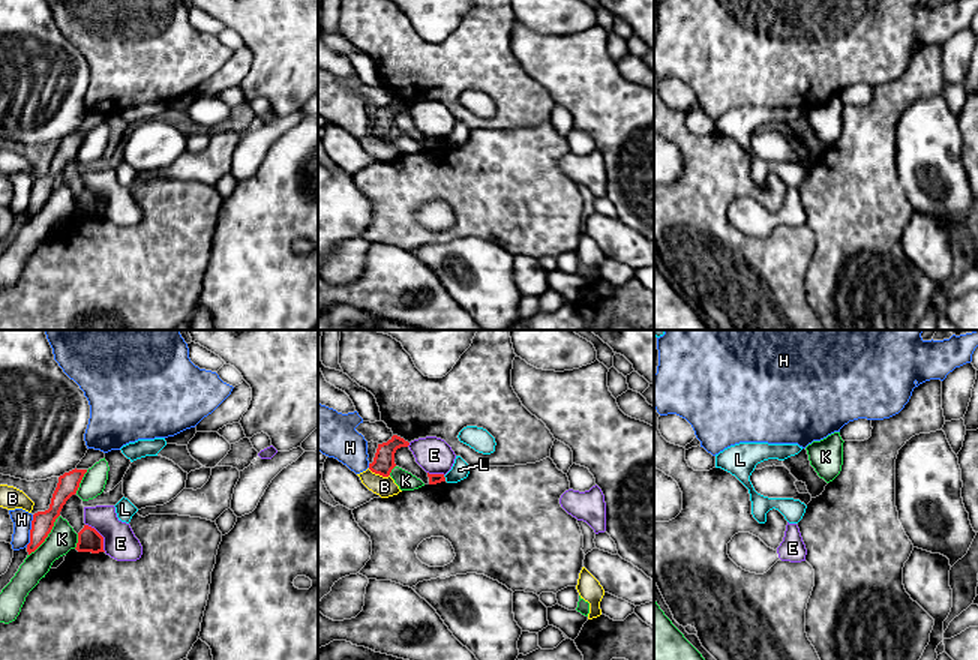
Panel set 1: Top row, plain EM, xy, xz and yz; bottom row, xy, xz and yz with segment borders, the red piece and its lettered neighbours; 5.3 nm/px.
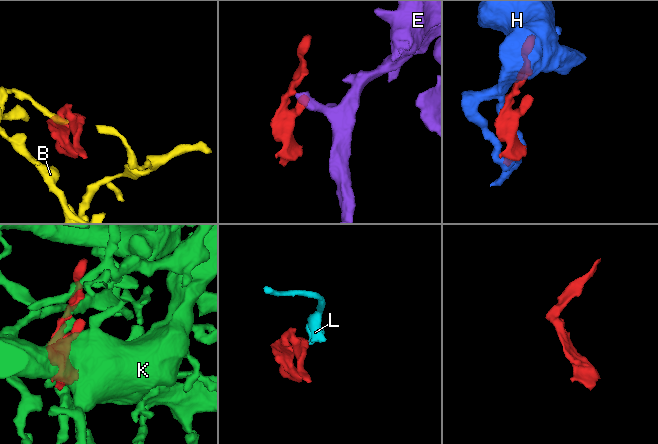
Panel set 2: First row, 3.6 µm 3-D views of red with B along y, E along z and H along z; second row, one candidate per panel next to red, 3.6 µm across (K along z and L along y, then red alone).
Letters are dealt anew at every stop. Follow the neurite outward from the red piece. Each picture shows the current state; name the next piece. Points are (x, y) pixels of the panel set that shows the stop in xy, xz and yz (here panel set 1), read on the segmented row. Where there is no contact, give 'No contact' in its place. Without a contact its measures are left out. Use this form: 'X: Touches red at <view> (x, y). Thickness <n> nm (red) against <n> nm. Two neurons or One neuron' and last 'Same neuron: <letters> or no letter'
B: Touches red at xz (378, 473). Thickness 120 nm (red) against 110 nm. Two neurons
E: Touches red at xy (101, 536). Thickness 130 nm (red) against 180 nm. Two neurons
H: Touches red at xy (30, 531). Thickness 120 nm (red) against 100 nm. Two neurons
K: Touches red at xy (47, 536). Thickness 120 nm (red) against 150 nm. Two neurons
L: Touches red at xz (444, 479). Thickness 60 nm (red) against 90 nm. Two neurons
Same neuron: no letter

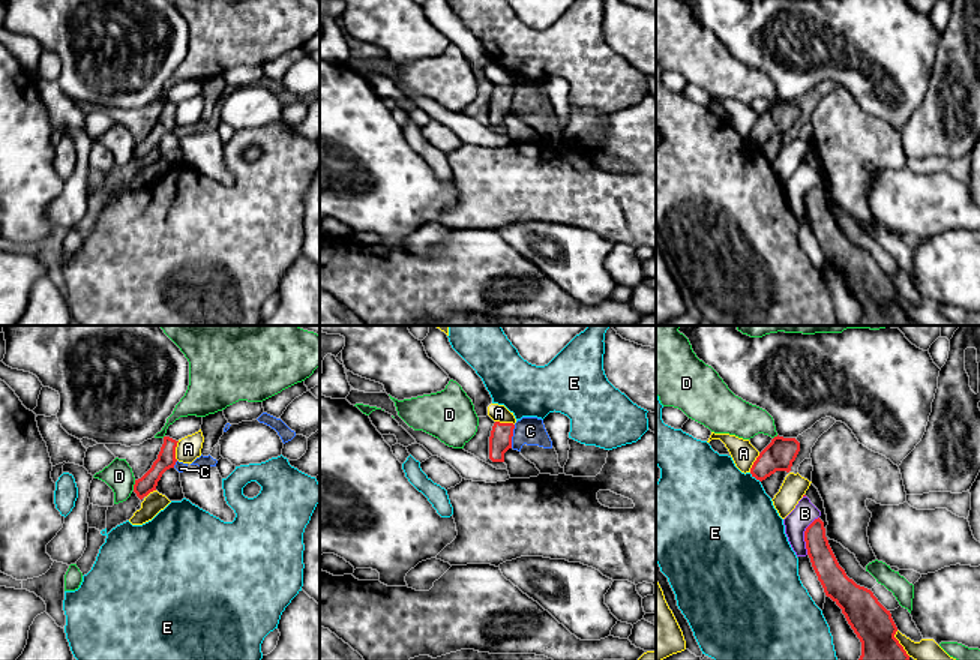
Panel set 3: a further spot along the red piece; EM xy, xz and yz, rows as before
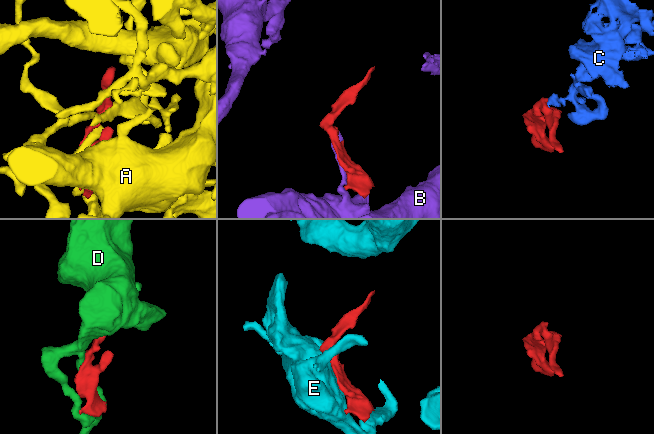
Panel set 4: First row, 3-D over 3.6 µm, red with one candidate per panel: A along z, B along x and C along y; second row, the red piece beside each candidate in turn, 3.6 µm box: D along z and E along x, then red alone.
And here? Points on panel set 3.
A: Touches red at xy (174, 450). Thickness 100 nm (red) against 130 nm. Two neurons
B: Touches red at yz (805, 536). Thickness 140 nm (red) against 120 nm. Two neurons
C: Touches red at xz (512, 435). Thickness 120 nm (red) against 150 nm. Two neurons
D: Touches red at xy (134, 485). Thickness 100 nm (red) against 150 nm. Two neurons
E: Touches red at yz (755, 477). Thickness 160 nm (red) against 480 nm. Two neurons
Same neuron: no letter

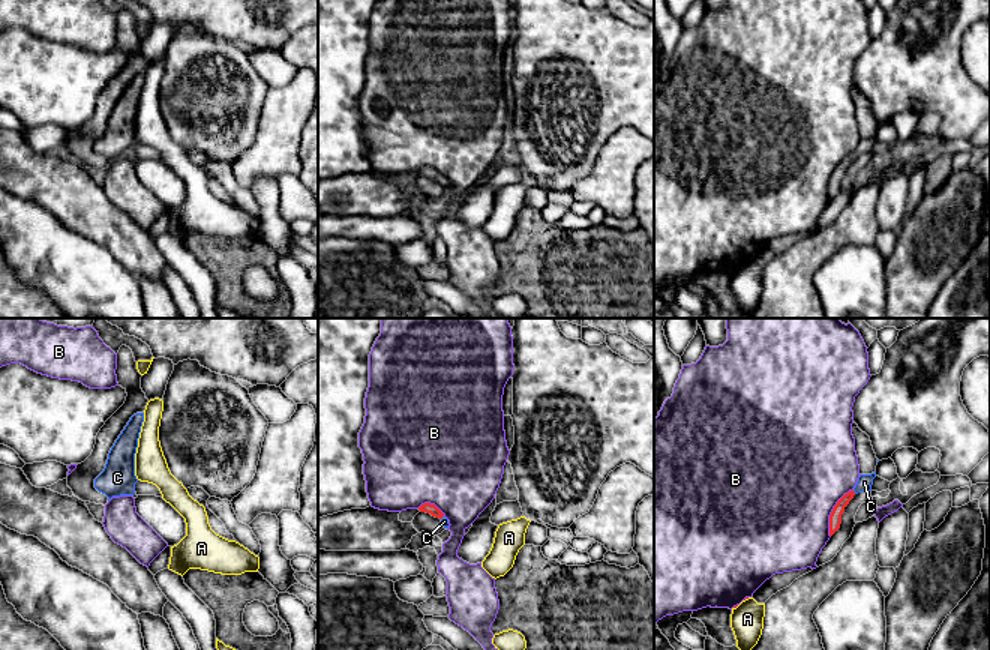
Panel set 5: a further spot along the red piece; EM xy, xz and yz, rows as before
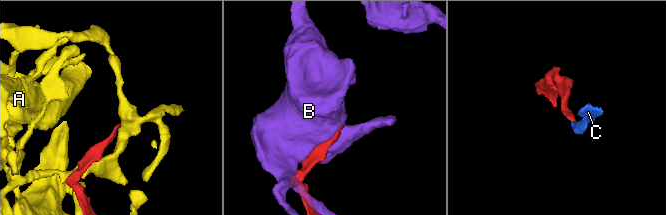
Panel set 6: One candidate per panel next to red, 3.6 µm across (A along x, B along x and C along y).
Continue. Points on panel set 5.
A: Touches red at yz (746, 598). Thickness 20 nm (red) against 180 nm. Two neurons
B: Touches red at yz (831, 512). Thickness 60 nm (red) against 500 nm. Two neurons
C: Touches red at yz (852, 491). Thickness 60 nm (red) against 80 nm. One neuron
Same neuron: C

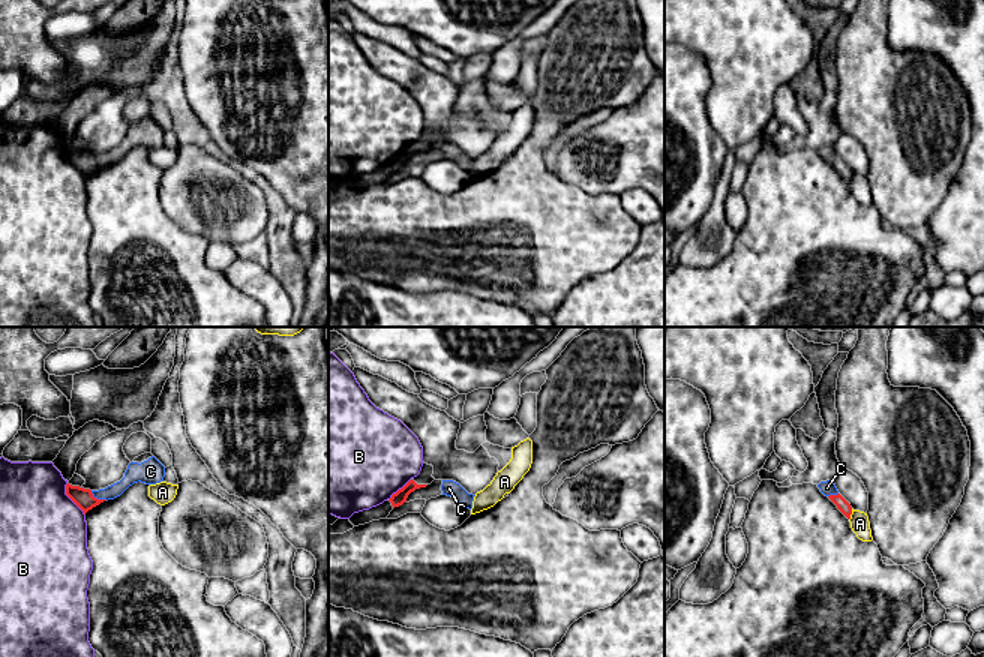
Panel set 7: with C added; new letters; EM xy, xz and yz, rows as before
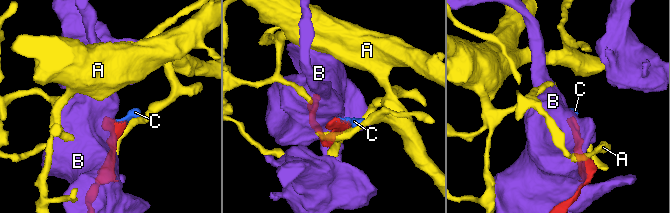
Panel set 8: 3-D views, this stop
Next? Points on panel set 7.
A: Touches red at yz (851, 513). Thickness 70 nm (red) against 100 nm. Two neurons
B: Touches red at xy (71, 498). Thickness 100 nm (red) against 460 nm. Two neurons
C: Touches red at xy (96, 498). Thickness 100 nm (red) against 100 nm. One neuron
Same neuron: C

